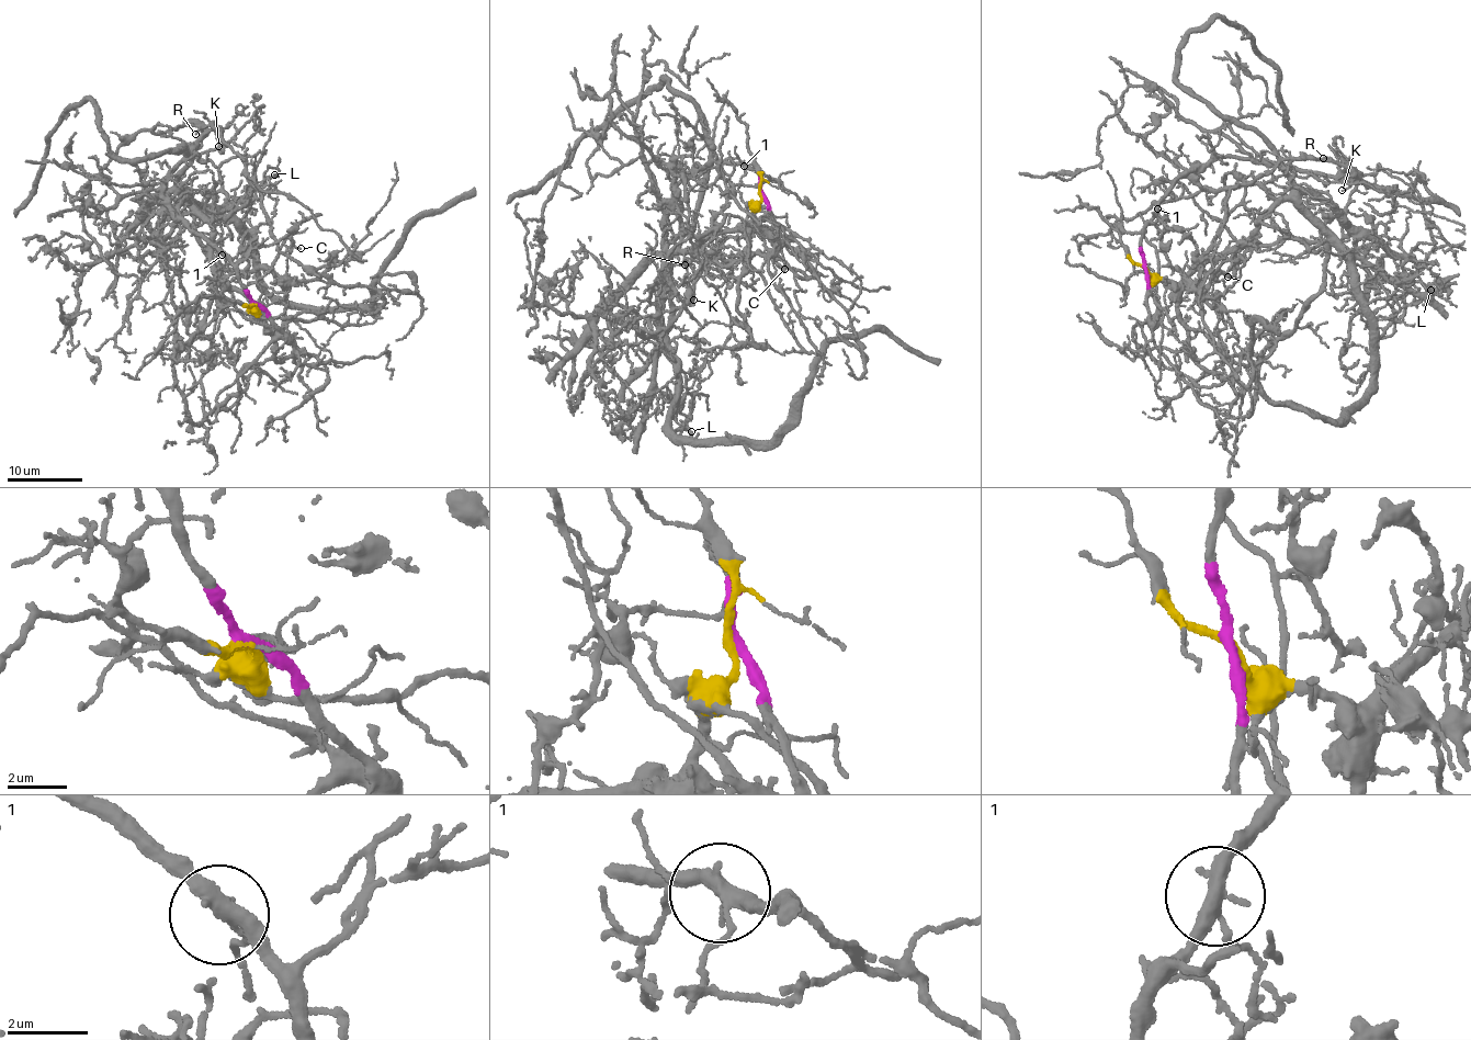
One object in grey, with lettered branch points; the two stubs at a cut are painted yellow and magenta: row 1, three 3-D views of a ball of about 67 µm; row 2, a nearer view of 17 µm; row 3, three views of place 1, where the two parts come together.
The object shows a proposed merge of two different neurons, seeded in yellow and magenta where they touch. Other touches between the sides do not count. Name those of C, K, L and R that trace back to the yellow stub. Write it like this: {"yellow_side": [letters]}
{"yellow_side": ["C", "L"]}

